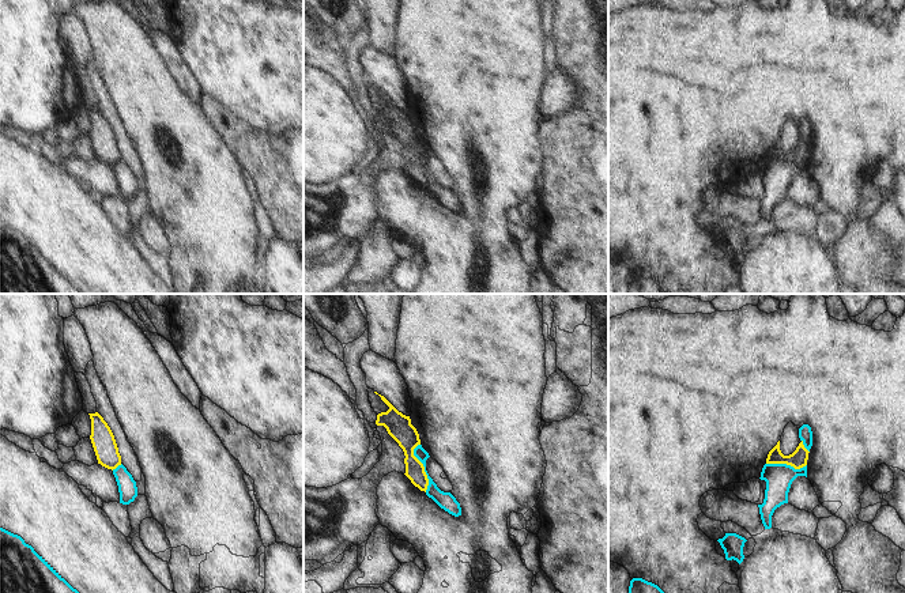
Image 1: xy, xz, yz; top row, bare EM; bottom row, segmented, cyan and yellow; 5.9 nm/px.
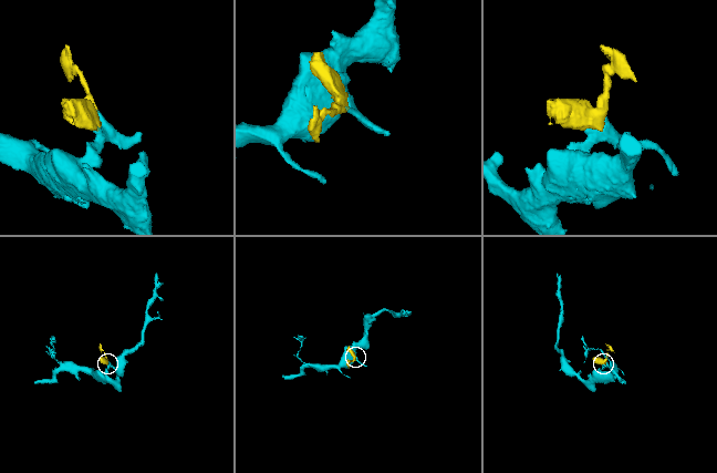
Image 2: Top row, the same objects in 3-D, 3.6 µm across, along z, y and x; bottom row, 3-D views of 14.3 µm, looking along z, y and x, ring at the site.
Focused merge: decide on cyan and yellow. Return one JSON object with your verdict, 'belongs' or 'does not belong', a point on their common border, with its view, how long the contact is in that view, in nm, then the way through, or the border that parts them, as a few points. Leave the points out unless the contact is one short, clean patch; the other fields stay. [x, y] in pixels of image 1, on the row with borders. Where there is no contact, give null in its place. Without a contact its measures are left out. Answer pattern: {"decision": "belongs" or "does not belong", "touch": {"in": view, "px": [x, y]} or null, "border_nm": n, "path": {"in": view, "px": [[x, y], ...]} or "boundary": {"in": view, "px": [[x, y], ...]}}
{"decision": "does not belong", "touch": {"in": "xz", "px": [425, 468]}, "border_nm": 300, "boundary": {"in": "xz", "px": [[418, 444], [414, 456], [423, 467], [426, 491]]}}

